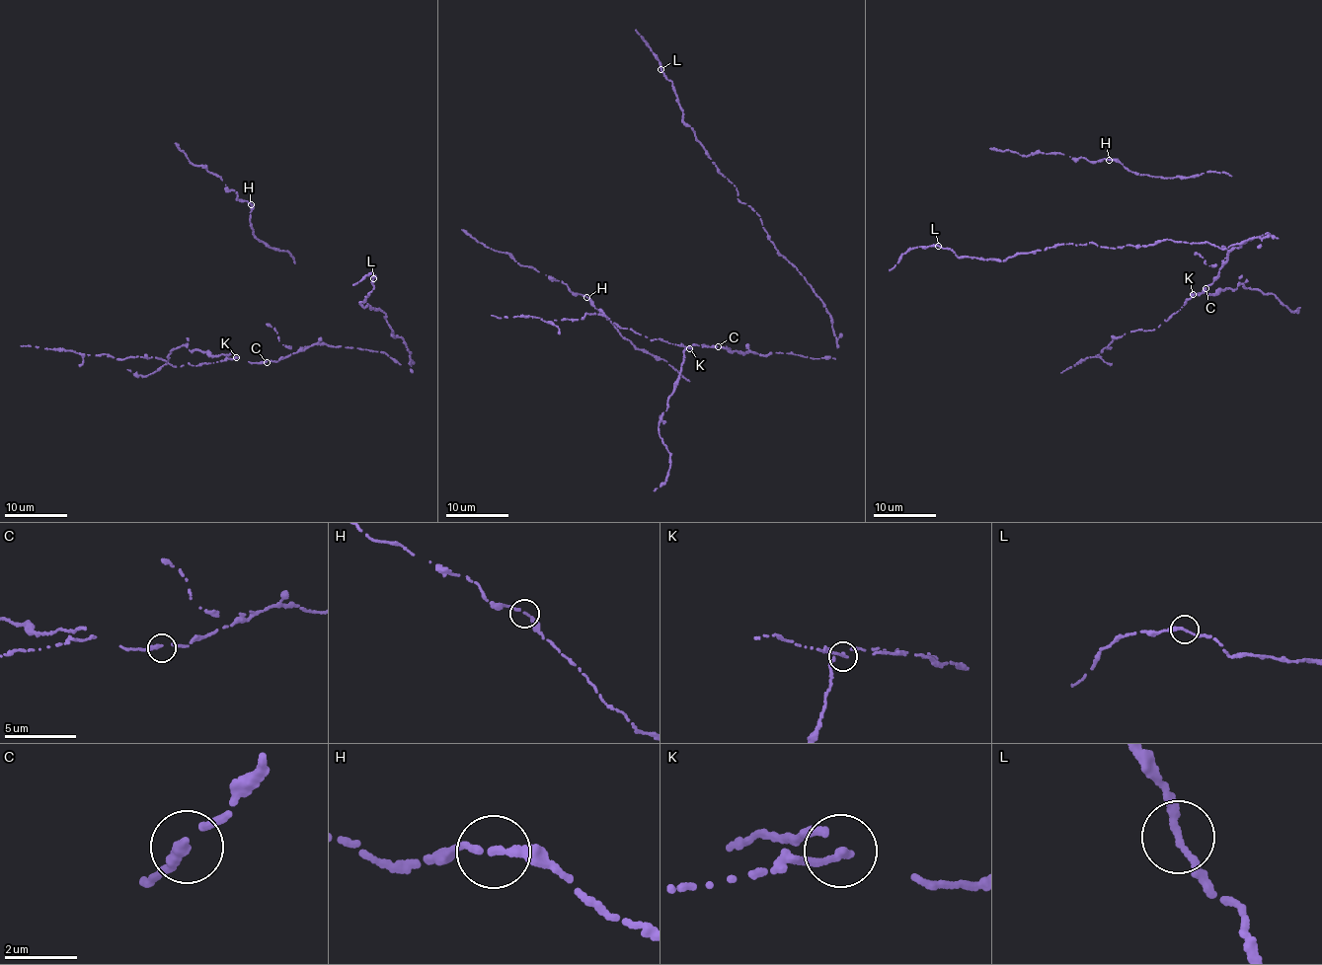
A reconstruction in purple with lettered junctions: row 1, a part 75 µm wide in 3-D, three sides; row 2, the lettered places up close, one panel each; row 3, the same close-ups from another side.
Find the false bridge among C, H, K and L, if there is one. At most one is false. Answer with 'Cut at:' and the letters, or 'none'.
Cut at: K

